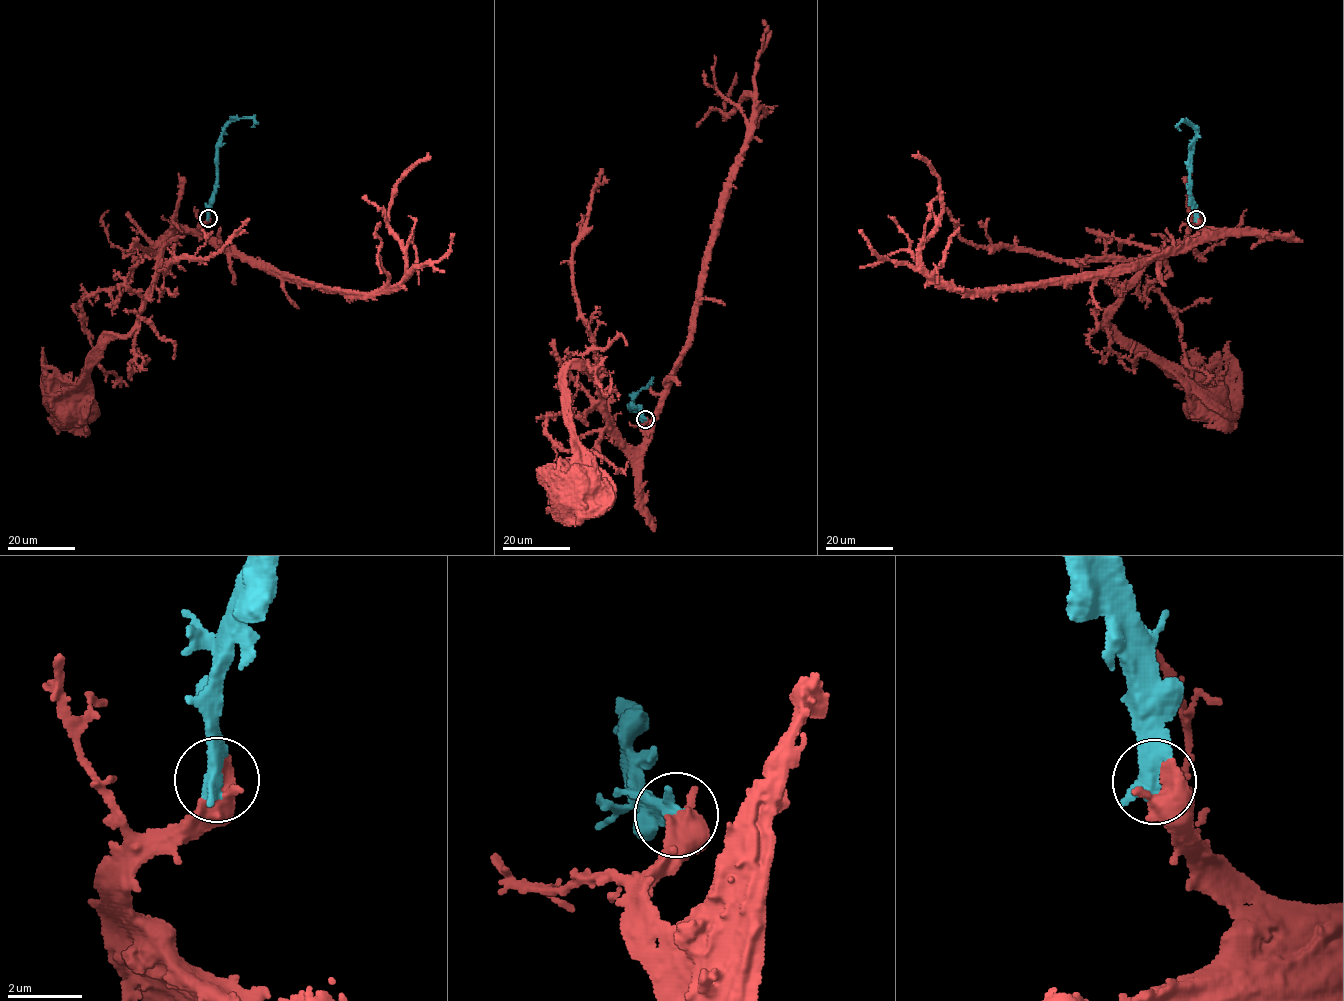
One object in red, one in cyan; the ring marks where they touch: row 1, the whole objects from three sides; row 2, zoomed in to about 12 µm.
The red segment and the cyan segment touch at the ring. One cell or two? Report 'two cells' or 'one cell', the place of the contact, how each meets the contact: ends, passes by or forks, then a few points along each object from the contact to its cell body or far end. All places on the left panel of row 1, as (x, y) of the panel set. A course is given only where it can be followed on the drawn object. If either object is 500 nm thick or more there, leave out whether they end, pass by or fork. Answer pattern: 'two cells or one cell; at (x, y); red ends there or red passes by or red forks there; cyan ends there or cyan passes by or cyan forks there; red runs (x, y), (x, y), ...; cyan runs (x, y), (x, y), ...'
one cell; at (208, 218); red runs (209, 218), (201, 231), (229, 252), (372, 294), (403, 278), (402, 242), (388, 222), (392, 190), (431, 157); cyan runs (208, 218), (208, 205), (216, 183), (217, 144), (223, 130), (230, 122), (244, 118), (252, 118), (255, 126)

